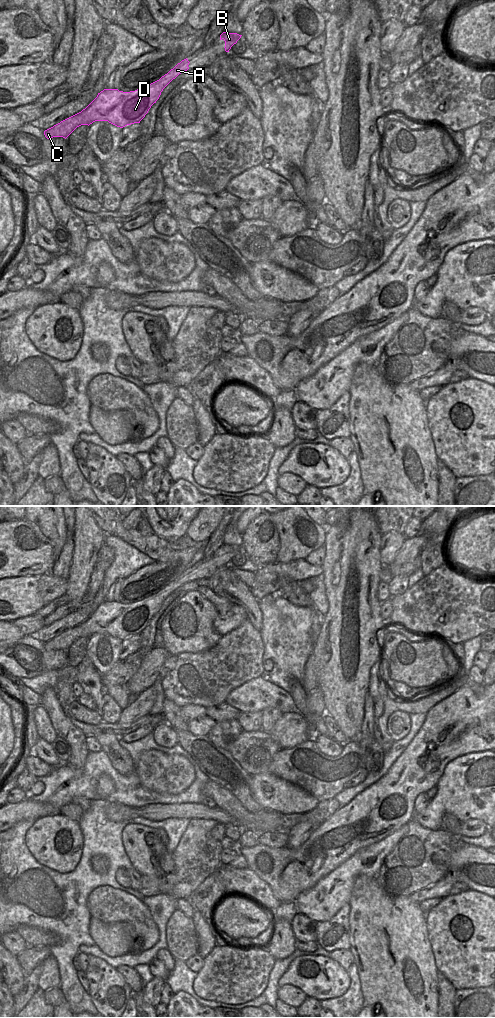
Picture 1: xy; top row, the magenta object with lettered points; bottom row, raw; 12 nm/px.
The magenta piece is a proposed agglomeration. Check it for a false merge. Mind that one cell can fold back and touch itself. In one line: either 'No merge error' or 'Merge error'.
No merge error.

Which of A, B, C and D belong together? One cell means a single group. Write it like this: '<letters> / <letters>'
A B C D

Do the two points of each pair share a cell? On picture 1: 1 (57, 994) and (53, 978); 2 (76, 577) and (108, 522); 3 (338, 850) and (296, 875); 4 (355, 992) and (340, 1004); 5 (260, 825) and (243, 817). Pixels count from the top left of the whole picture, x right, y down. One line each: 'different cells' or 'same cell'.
1: different cells
2: different cells
3: same cell
4: same cell
5: different cells

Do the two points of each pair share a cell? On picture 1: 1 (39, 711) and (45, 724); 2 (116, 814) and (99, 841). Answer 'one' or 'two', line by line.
1: one
2: two

